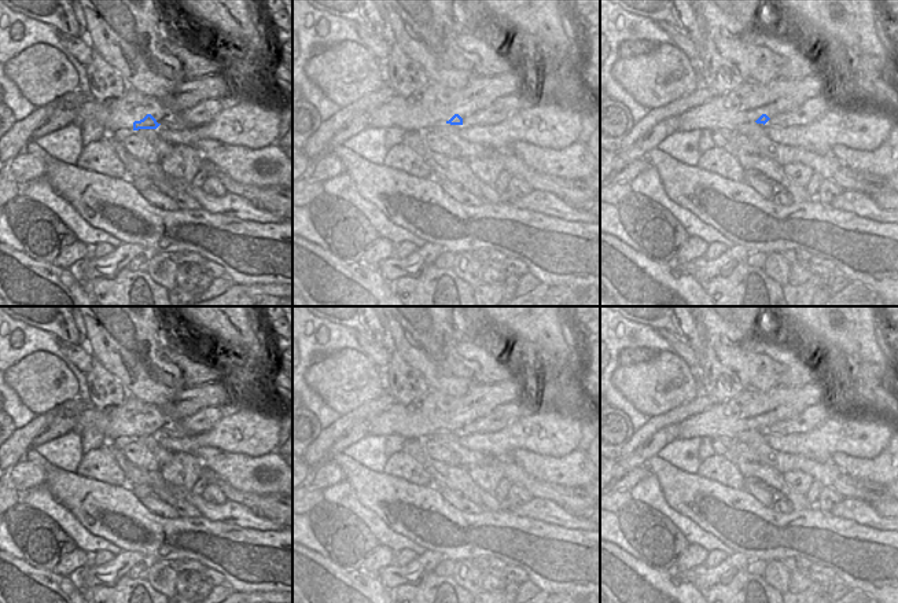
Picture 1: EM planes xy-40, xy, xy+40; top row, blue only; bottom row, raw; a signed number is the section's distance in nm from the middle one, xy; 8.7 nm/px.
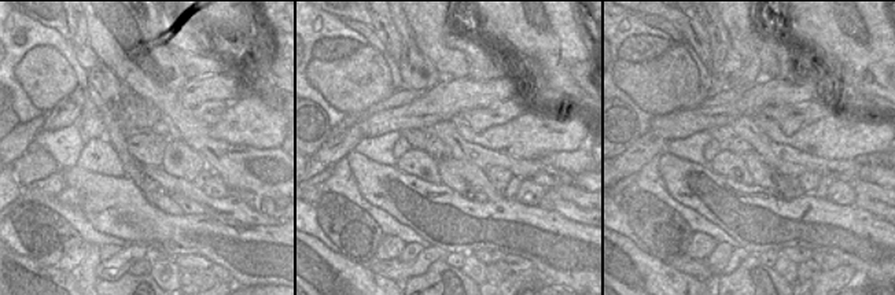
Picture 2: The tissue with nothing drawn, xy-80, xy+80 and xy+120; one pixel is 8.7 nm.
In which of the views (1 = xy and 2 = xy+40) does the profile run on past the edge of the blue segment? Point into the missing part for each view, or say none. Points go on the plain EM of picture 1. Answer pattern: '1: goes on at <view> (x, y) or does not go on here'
1: does not go on here
2: does not go on here

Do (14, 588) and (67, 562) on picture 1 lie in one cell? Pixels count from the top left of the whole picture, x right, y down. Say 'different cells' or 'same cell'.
different cells

